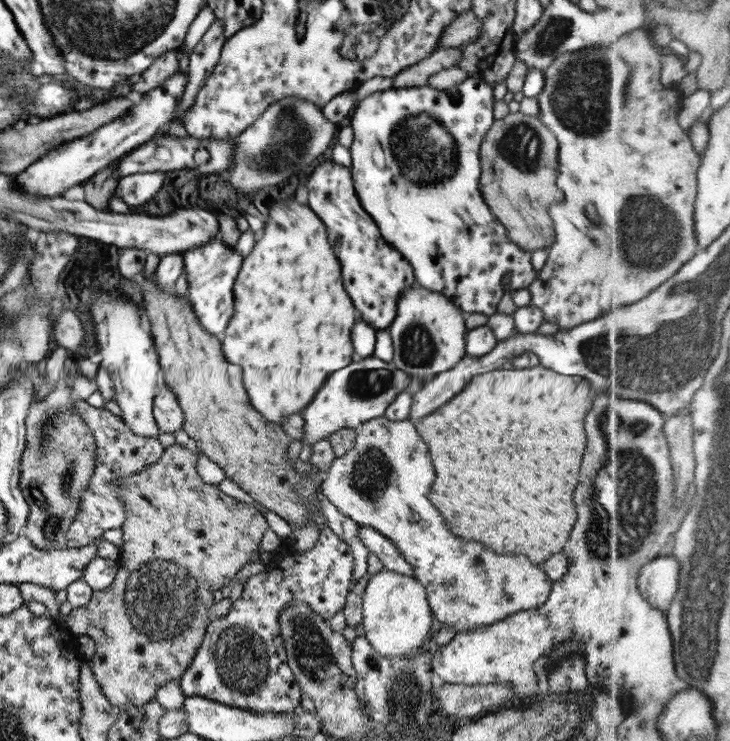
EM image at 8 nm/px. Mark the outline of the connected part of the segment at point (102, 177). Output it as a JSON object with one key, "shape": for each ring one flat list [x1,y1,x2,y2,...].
{"shape":[[119,157,111,159,109,164,93,174,82,185,84,201,97,210,109,212,109,199,118,182,118,176,114,174,117,164,119,164]]}

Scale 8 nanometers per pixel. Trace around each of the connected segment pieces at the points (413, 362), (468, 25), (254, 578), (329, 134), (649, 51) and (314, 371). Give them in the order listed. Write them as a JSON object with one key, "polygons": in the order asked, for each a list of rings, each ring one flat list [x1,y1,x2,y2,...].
{"polygons":[[[417,284,405,287,397,297,395,317,386,331,393,346,392,363,409,375,417,389,439,372,453,368,465,356,464,314,457,305,438,292]],[[471,10,459,13,449,21,445,32,441,31,436,49,457,49,458,46,468,44,479,35,479,29,481,29,481,22,475,18]],[[327,528,318,532,315,545,307,552,296,554,283,553,279,557,273,554,271,562,264,571,249,576,243,584,243,593,238,600,232,602,223,617,209,620,201,644,197,647,194,658,189,667,179,676,178,684,184,697,200,696,225,706,257,712,257,714,294,714,300,710,300,688,295,682,293,673,286,664,286,653,283,648,283,640,279,634,277,615,279,611,293,600,305,600,309,610,323,617,326,621,335,612,342,609,342,605,348,594,351,573,353,573,349,548,333,535]],[[285,96,275,100,265,111,235,137,233,165,221,173,221,179,228,188,233,188,243,198,261,196,281,180,297,174,335,141,338,125,322,114,322,108,311,102]],[[643,27,626,32,619,43,611,41,610,45,607,46,591,46,590,48,581,48,576,52,561,54,554,58,548,68,542,71,544,86,536,96,538,105,536,118,557,140,558,175,556,188,562,194,563,201,550,204,547,207,547,216,553,222,555,237,553,237,553,243,545,248,547,258,543,267,536,272,526,289,529,292,530,304,539,308,543,314,544,322,555,324,558,331,567,331,569,328,589,322,589,320,595,320,610,309,619,310,625,305,639,303,641,299,649,296,664,282,672,279,700,249,699,242,697,242,695,211,697,170,701,166,702,155,697,154,689,136,677,124,677,114,682,110,679,90,669,90,663,84,661,84,661,88,657,88,657,84,653,84,653,80,641,80,641,76,637,76,637,72,645,72,645,66,653,66,653,72,662,72,663,58,660,47,654,45,650,27]],[[277,202,273,204,271,208,264,208,267,221,264,223,263,228,259,230,256,235,253,248,249,251,247,256,242,258,241,266,237,271,237,277,235,277,235,283,233,283,233,313,227,322,227,327,223,329,223,336,221,337,221,354,223,358,229,362,229,364,239,364,242,368,242,385,248,396,250,405,267,420,267,422,275,422,280,424,281,420,285,416,291,416,291,414,299,415,301,410,313,400,317,390,323,386,325,379,336,370,343,368,349,364,353,357,353,346,351,346,351,340,349,340,349,331,353,323,357,321,358,312,353,309,353,304,349,302,349,298,345,296,343,292,343,286,341,286,341,276,339,276,340,264,337,264,337,260,333,258,333,248,329,246,329,240,327,240,327,232,325,232,325,226,323,222,313,214,313,210,307,206,307,204,300,204,295,202,295,210,290,210,287,207,287,202]]]}

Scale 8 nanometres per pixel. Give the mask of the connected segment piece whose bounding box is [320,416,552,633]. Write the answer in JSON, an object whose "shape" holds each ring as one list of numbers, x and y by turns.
{"shape":[[383,416,375,417,361,423,354,431,355,442,351,449,347,450,343,456,334,458,329,468,327,468,325,476,321,478,320,493,327,501,331,502,341,514,347,516,349,520,353,520,357,525,373,528,373,530,385,536,385,538,397,548,401,557,412,567,413,577,424,589,431,614,433,613,433,616,440,622,442,627,447,626,453,629,455,633,463,632,481,625,496,623,497,620,501,620,513,613,528,611,546,602,552,586,552,580,541,570,540,565,529,563,523,556,497,556,497,554,493,554,493,552,487,552,487,548,483,548,483,546,479,546,479,544,463,544,463,542,459,542,459,540,445,528,445,522,441,520,441,516,437,514,437,510,435,510,435,508,429,504,429,500,425,498,425,494,427,494,427,490,429,490,429,486,431,486,431,480,433,480,433,466,431,466,431,460,429,460,429,456,427,456,427,448,425,448,425,444,419,440,417,431,411,421,405,419,397,422]]}

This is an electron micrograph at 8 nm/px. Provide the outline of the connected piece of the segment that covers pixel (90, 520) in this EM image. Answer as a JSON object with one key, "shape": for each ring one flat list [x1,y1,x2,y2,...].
{"shape":[[77,400,73,406,73,411,77,411,81,421,93,431,95,466,93,466,93,474,87,482,87,488,81,490,79,510,73,516,74,520,70,525,70,543,65,546,67,549,93,545,100,540,103,532,120,528,123,525,125,509,123,509,123,502,119,500,119,493,117,493,119,478,125,480,131,478,139,470,143,470,145,466,153,464,162,455,164,449,157,438,135,436,119,417,103,407,93,408,86,401]]}

